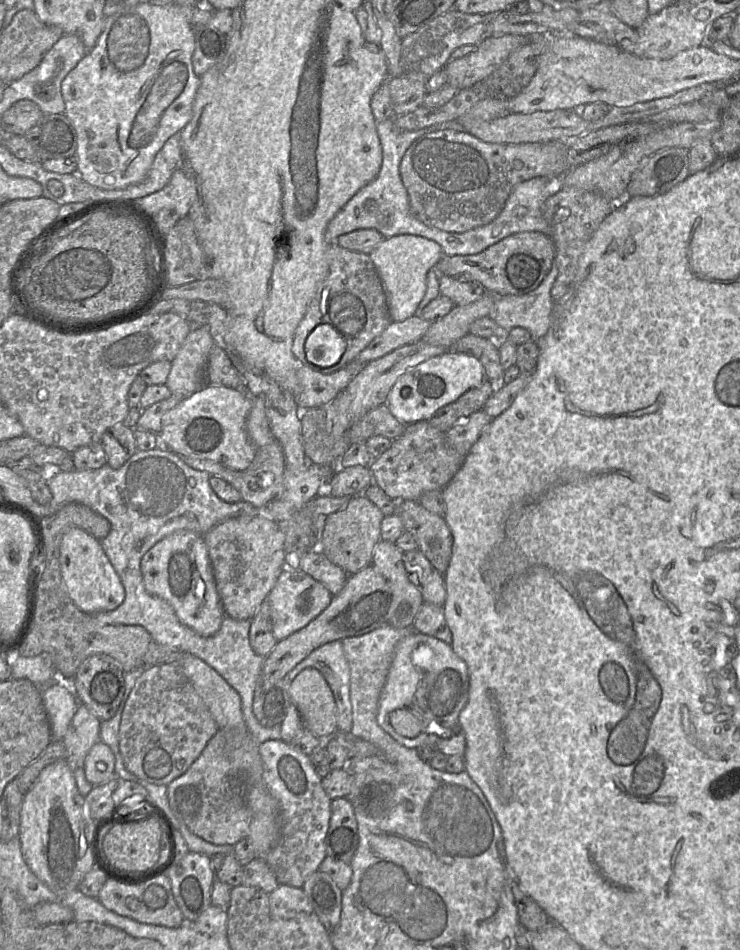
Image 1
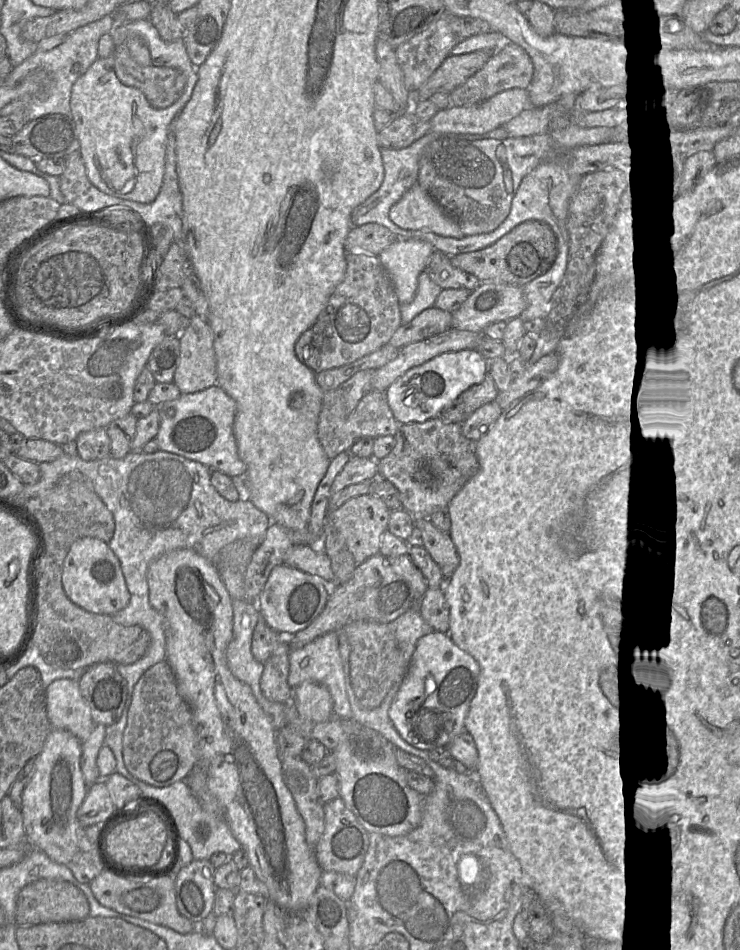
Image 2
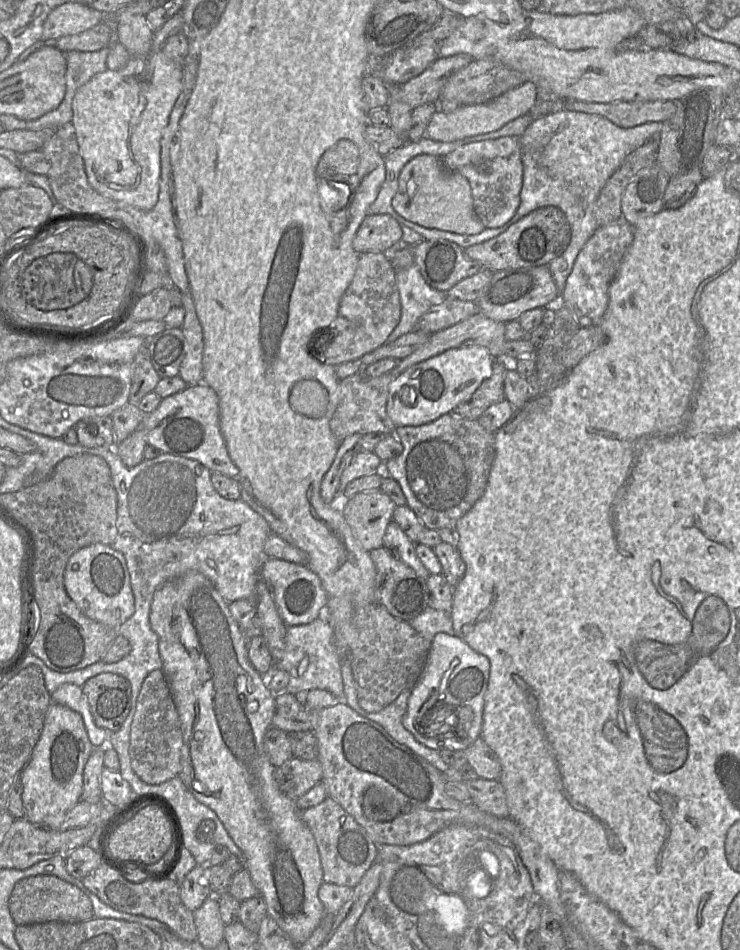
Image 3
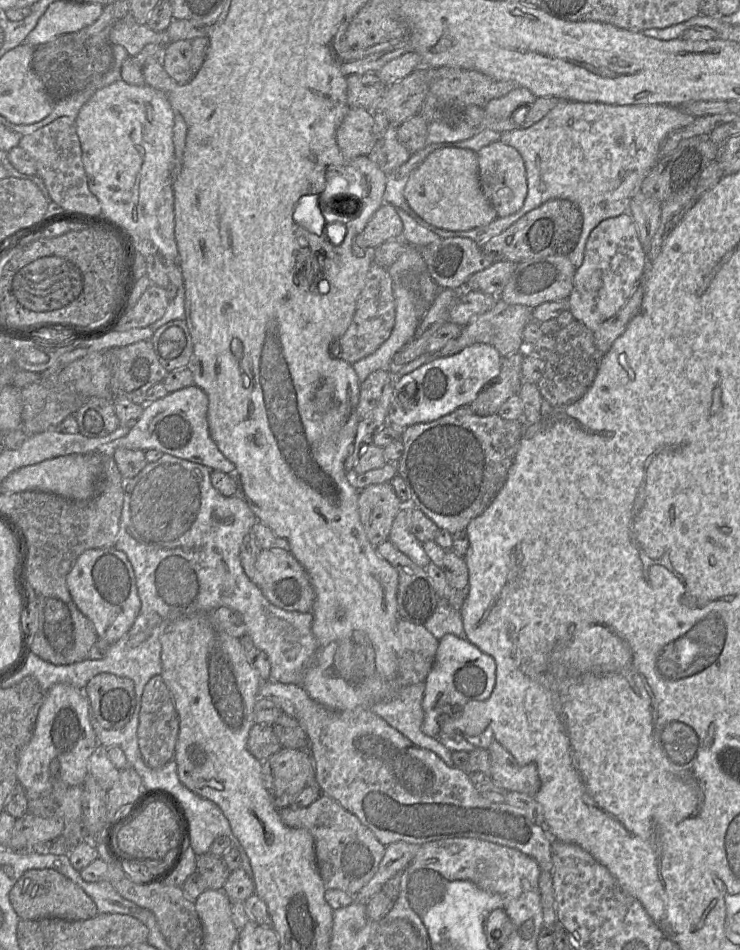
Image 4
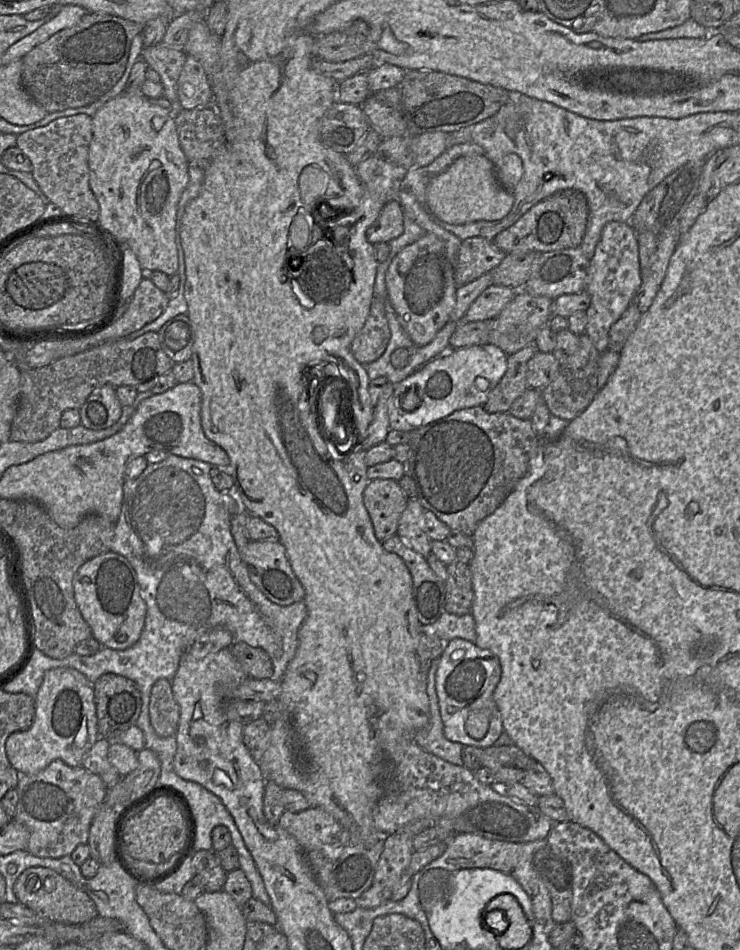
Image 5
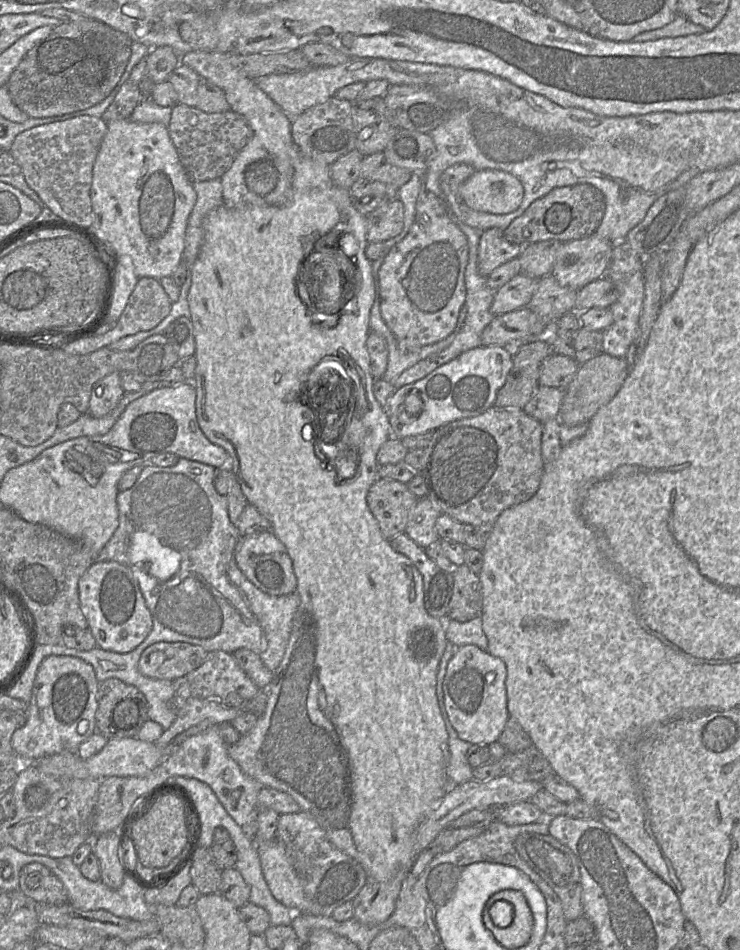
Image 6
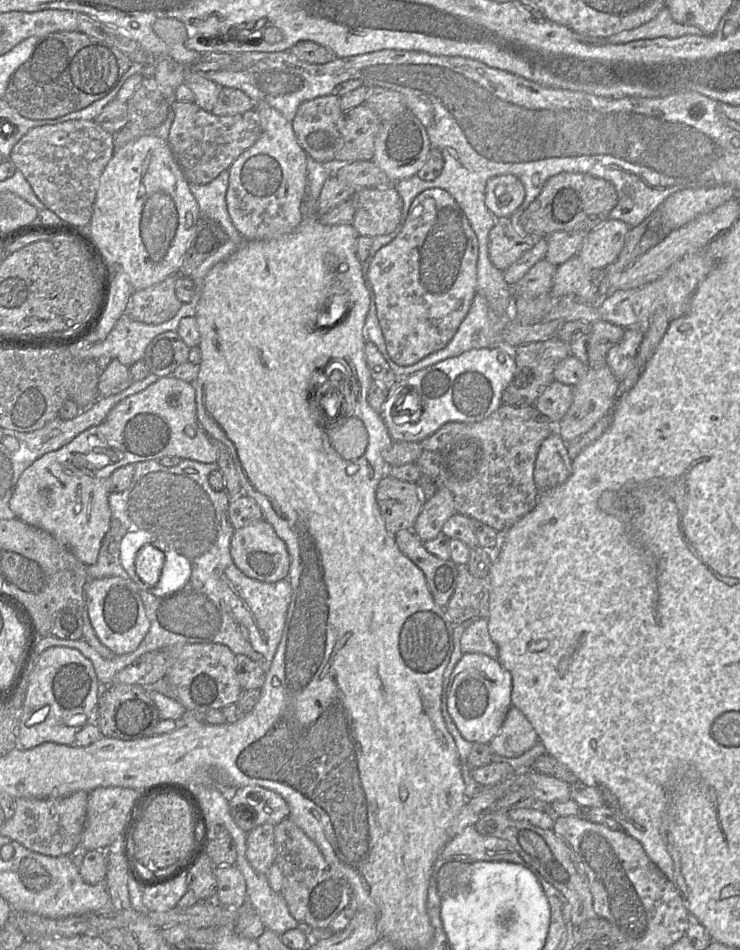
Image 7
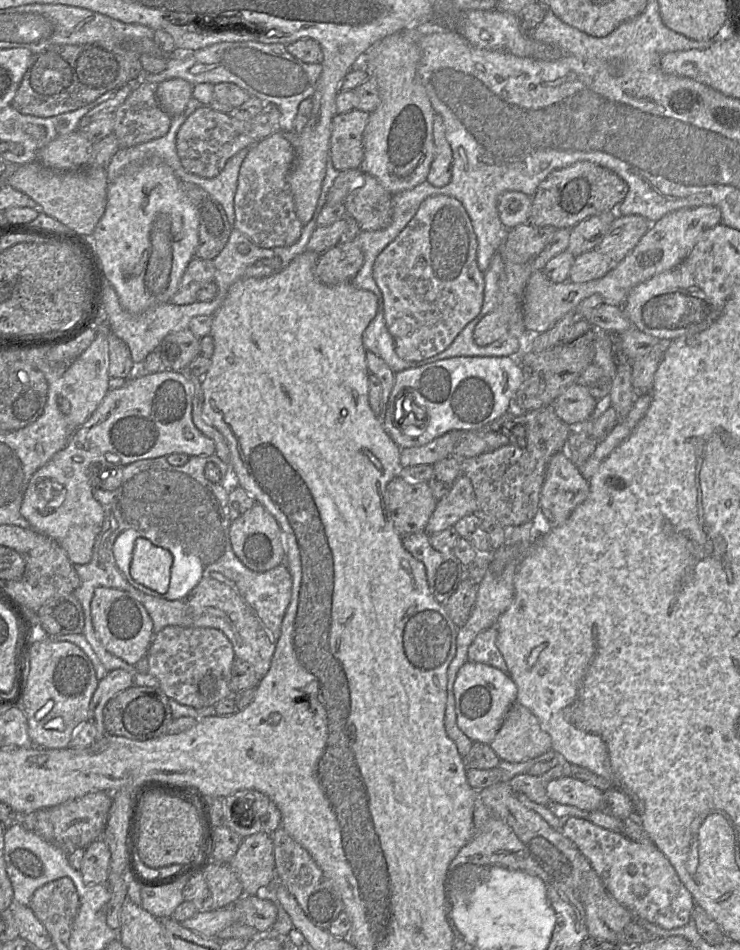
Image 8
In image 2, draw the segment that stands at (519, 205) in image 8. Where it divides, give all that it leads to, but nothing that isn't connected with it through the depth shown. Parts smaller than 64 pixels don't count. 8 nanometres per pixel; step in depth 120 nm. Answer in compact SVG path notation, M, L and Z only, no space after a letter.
M418 182L390 208L389 216L402 229L423 230L457 239L465 237L457 223Z

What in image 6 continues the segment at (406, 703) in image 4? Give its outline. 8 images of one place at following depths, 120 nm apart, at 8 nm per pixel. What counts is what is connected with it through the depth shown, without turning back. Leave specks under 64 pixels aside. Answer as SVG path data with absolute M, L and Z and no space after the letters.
M439 701L441 715L448 732L449 763L447 766L447 776L450 780L450 788L465 783L473 779L473 768L467 760L467 751L470 743L459 738L456 730L452 726L446 708Z

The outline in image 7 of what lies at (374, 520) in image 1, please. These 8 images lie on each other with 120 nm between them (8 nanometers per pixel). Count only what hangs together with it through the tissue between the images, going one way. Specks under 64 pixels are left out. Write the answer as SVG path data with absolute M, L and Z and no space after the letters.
M384 476L376 489L376 501L387 531L395 536L413 529L426 499L416 483Z

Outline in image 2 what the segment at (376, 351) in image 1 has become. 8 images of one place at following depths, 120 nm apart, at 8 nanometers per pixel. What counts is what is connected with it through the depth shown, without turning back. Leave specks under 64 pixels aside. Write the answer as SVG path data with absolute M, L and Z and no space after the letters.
M435 307L426 309L407 324L402 324L388 344L398 349L441 334L451 327L452 313Z

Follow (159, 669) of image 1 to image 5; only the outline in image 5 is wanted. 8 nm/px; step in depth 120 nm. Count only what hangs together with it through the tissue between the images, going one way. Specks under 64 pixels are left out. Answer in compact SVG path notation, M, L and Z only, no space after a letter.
M160 678L152 686L149 702L150 723L159 737L174 736L179 721L179 706L176 703L171 683Z

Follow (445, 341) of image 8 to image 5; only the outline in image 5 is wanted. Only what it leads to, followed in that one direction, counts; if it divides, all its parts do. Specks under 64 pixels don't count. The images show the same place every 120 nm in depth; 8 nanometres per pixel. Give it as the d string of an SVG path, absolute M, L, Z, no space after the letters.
M425 233L419 240L403 248L392 260L386 273L387 298L398 321L414 343L413 348L399 348L391 355L391 364L400 369L407 365L415 347L430 343L437 333L449 322L456 304L458 286L454 280L454 268L449 261L443 241L435 234Z

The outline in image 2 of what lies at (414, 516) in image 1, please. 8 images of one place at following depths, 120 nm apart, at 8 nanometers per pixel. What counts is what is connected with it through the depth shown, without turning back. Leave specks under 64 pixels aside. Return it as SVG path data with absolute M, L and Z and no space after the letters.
M429 518L415 519L415 527L421 531L423 547L438 564L445 580L448 580L460 562L450 534L437 529Z

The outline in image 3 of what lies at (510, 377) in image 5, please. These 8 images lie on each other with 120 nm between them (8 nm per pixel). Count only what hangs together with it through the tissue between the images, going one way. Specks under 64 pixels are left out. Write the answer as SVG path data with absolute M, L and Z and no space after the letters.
M496 359L492 375L482 382L471 397L460 403L453 413L470 420L478 419L491 405L504 400L504 377L509 364L506 359Z

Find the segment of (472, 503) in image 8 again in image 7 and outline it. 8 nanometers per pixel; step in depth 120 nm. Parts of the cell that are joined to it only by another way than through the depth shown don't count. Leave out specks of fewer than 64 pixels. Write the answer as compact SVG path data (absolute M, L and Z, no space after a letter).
M441 488L425 501L412 530L423 542L432 540L442 534L443 525L456 513L453 494Z

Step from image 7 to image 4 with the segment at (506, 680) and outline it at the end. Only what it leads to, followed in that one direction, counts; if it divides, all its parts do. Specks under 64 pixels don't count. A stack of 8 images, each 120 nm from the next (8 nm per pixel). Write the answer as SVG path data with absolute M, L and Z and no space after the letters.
M445 634L438 644L433 666L425 680L425 691L422 700L424 720L423 732L437 739L451 751L461 750L470 753L476 748L488 748L495 741L493 729L488 725L478 736L465 738L463 734L454 737L445 733L445 724L456 720L458 714L469 701L484 701L489 698L496 680L496 663L492 656L482 652L467 639L453 634Z

